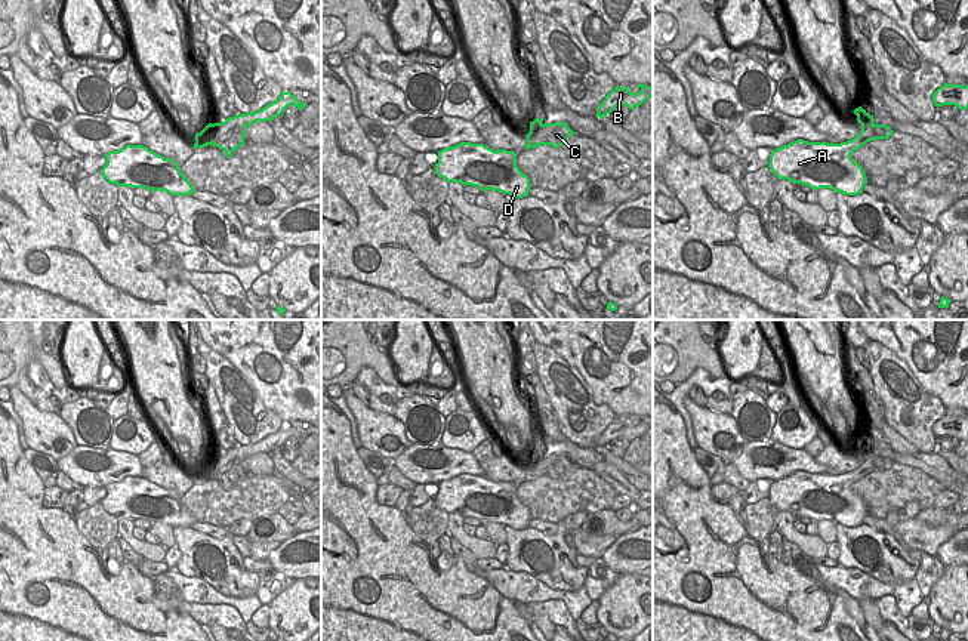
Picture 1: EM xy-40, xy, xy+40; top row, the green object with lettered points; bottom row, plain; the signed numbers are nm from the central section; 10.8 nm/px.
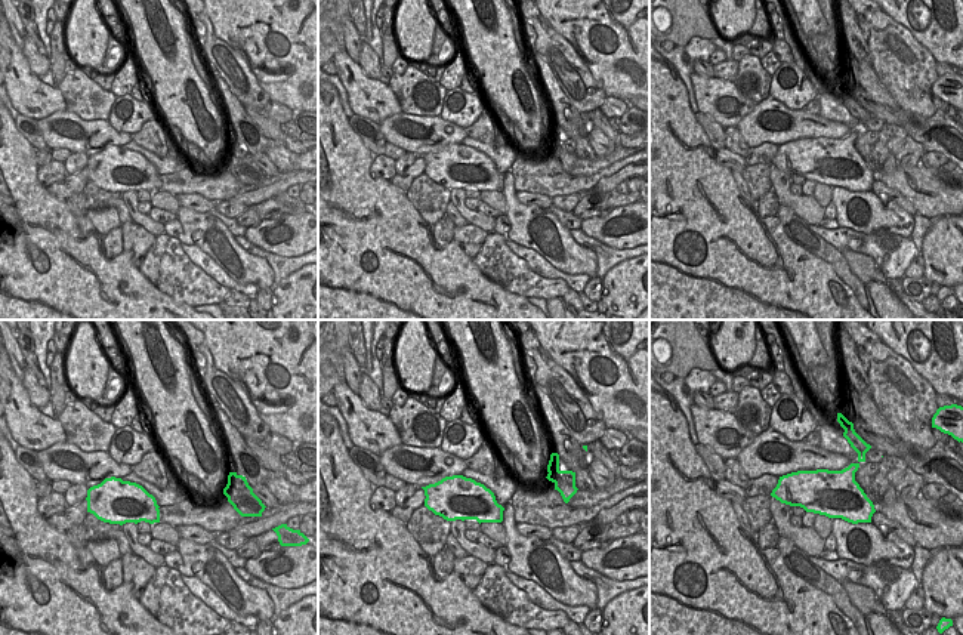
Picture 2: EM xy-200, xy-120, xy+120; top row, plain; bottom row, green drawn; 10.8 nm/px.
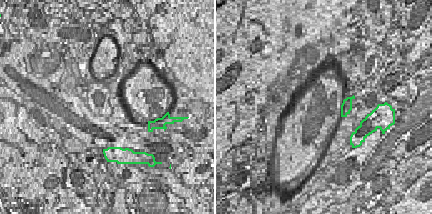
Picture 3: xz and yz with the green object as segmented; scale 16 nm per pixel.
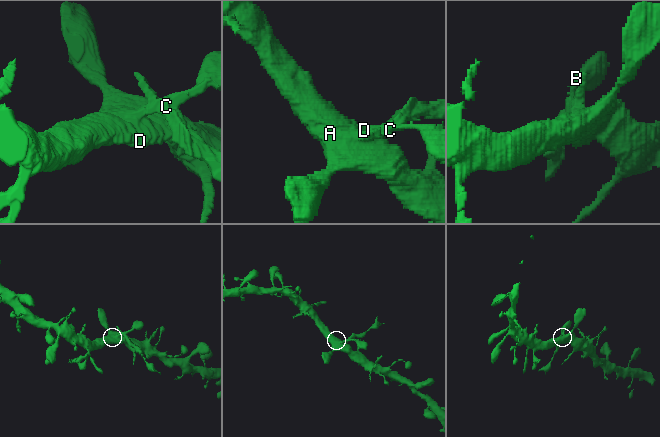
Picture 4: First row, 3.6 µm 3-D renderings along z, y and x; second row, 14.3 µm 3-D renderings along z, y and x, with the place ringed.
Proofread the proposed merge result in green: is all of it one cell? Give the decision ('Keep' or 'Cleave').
Cleave.

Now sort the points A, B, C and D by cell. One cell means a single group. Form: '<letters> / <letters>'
A D / B C

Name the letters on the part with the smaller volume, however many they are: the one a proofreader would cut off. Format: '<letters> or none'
B, C

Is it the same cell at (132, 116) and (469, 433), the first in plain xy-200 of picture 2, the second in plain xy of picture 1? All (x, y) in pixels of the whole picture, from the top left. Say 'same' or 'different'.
same

